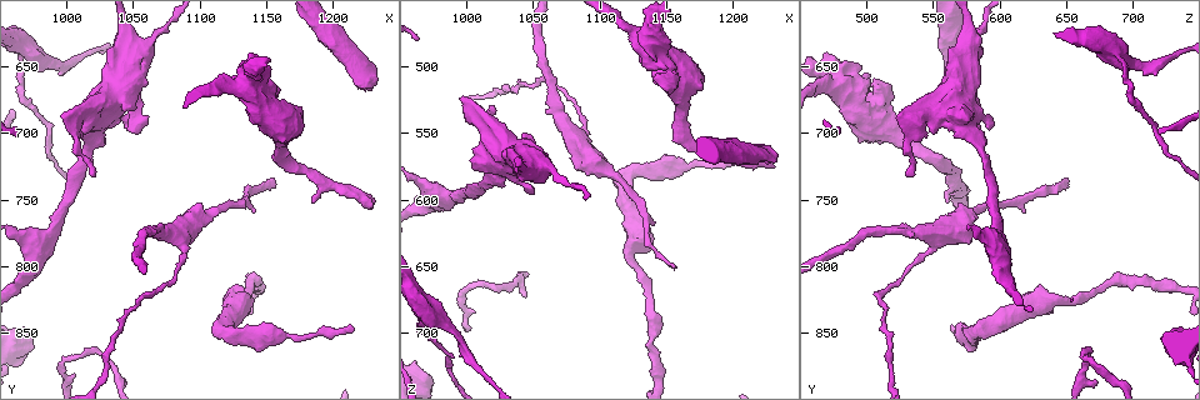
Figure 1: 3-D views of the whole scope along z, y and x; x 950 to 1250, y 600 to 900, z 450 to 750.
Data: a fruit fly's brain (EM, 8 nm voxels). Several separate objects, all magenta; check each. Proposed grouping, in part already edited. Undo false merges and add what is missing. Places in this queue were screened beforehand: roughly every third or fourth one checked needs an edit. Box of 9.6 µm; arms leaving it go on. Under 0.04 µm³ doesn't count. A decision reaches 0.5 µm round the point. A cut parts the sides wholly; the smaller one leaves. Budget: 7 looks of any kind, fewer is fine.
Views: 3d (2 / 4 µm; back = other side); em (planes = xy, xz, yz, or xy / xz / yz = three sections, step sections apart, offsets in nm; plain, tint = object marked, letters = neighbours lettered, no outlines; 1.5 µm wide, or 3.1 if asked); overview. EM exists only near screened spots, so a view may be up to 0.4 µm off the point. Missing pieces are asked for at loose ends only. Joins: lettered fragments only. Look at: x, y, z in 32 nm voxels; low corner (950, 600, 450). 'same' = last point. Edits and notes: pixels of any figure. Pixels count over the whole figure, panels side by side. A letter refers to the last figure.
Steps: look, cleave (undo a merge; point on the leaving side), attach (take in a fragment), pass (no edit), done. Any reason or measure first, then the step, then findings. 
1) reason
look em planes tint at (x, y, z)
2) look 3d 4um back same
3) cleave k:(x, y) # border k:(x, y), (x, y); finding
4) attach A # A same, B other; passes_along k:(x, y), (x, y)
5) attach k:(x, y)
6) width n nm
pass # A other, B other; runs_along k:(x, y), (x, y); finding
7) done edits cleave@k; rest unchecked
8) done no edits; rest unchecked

branch stops here
look 3d 4um at (1230, 754, 566)

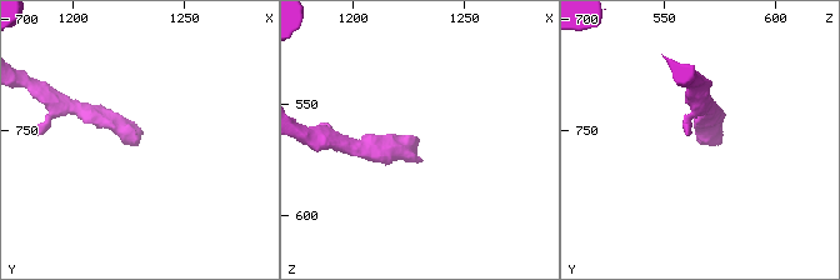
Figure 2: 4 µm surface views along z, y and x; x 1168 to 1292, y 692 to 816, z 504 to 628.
look em planes letters at (1229, 755, 566)

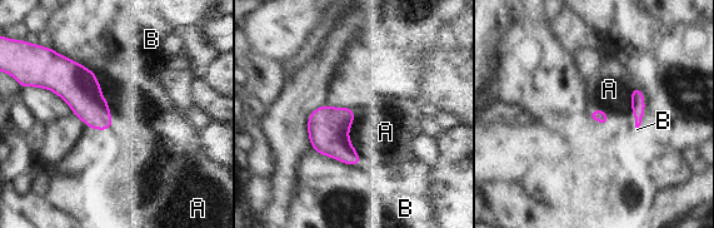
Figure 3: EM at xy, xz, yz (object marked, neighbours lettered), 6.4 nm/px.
attach A # A same, B other; the cell continues

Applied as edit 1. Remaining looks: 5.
sudden change in width
look em xz step 4 letters at (1162, 854, 576)

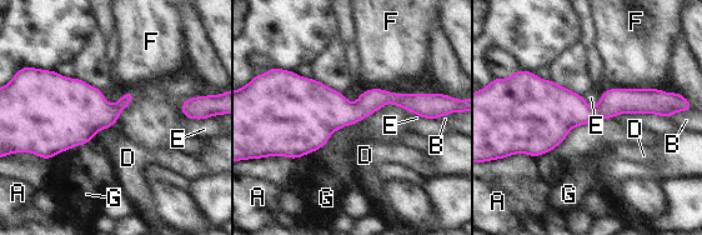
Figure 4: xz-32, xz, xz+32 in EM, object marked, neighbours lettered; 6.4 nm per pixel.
pass # A other, B other, D other, E other, F other, G other; border 4:(581, 95), (588, 105), (598, 105); one cell here

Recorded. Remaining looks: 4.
calibre changes
look em planes letters at (1070, 774, 536)

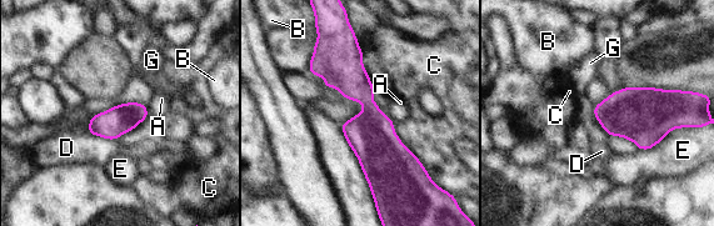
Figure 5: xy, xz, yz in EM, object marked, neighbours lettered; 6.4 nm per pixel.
longest_contact E 340 nm
pass # A other, B other, C other, D other, E other, G other; runs_along 5:(350, 41), (377, 187); continuous, no second cell

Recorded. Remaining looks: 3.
done edits attach@3; rest unchecked

